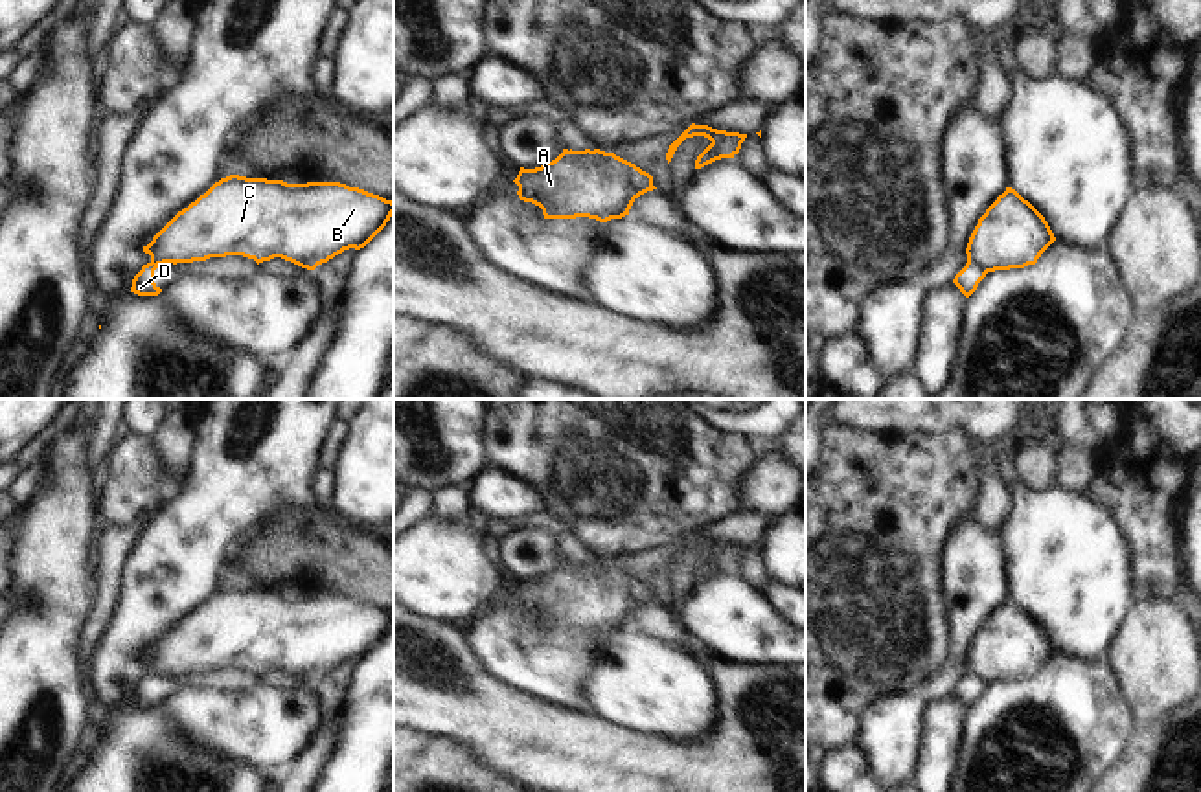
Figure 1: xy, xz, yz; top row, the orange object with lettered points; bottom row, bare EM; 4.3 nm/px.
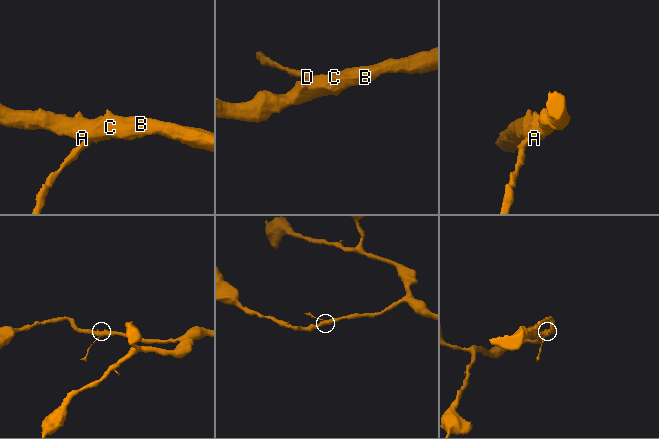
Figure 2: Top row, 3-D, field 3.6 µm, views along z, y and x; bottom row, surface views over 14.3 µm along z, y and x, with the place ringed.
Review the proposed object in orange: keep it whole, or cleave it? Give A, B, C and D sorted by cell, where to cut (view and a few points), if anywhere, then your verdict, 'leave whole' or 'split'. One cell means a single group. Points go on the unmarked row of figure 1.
groups A B C / D; cut yz (968, 671), (973, 671), (986, 684); split

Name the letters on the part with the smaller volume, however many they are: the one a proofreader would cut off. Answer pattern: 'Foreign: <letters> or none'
Foreign: D

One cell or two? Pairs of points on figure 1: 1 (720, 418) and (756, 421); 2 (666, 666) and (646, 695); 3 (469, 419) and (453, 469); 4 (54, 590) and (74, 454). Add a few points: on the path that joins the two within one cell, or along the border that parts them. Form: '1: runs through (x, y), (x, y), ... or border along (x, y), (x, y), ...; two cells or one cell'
1: runs through (729, 418), (747, 418); one cell
2: runs through (659, 673), (646, 688); one cell
3: runs through (457, 432), (453, 436), (453, 456); one cell
4: runs through (56, 557), (57, 530), (63, 520), (68, 487); one cell

